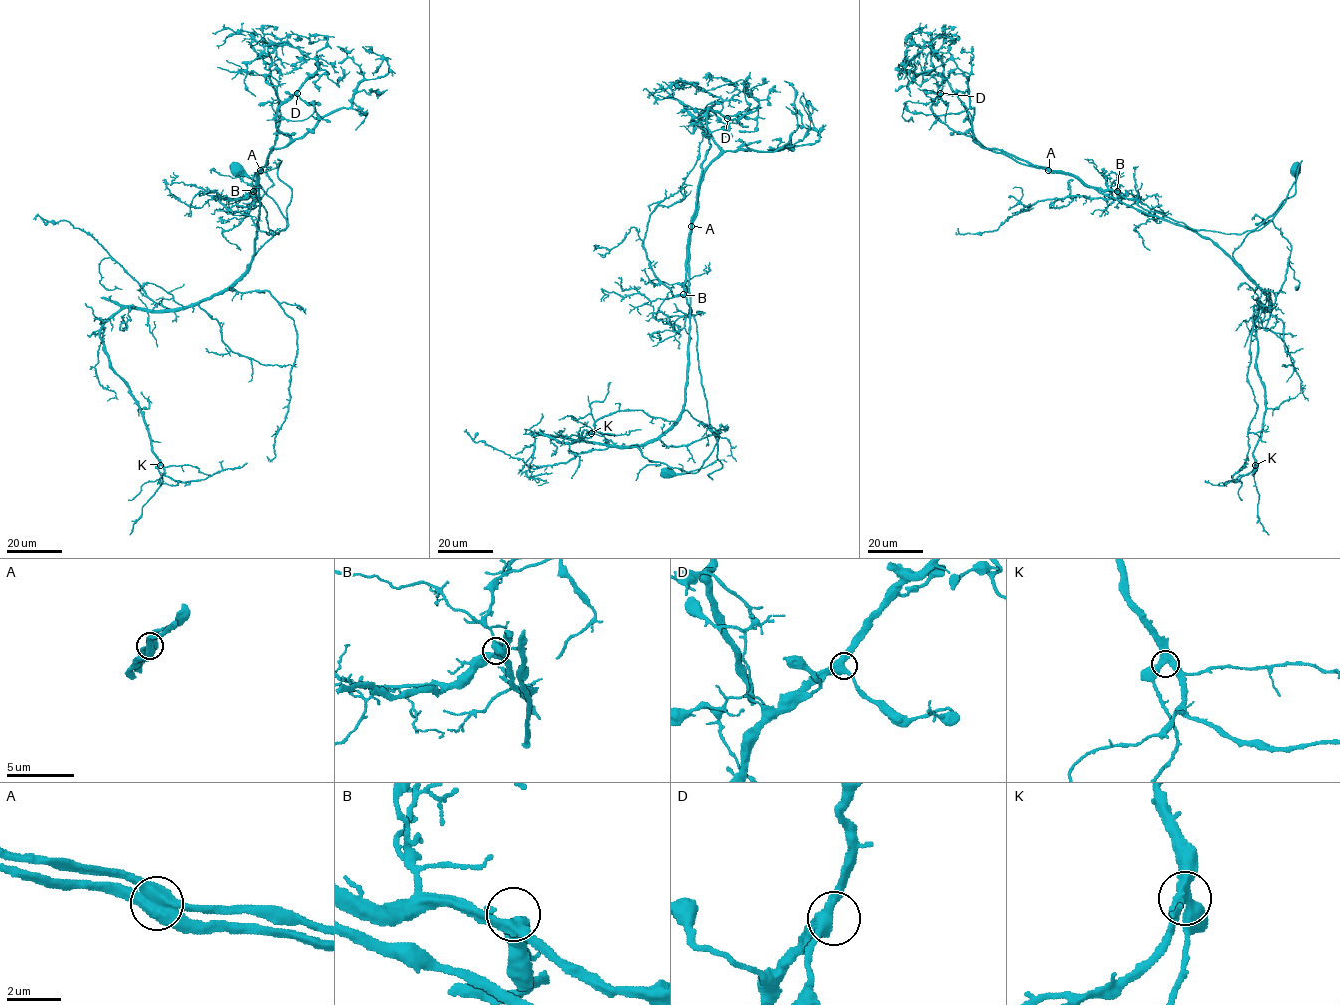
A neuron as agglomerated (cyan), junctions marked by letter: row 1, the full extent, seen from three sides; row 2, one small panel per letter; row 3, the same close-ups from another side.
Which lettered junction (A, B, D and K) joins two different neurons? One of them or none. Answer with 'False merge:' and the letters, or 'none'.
False merge: A

